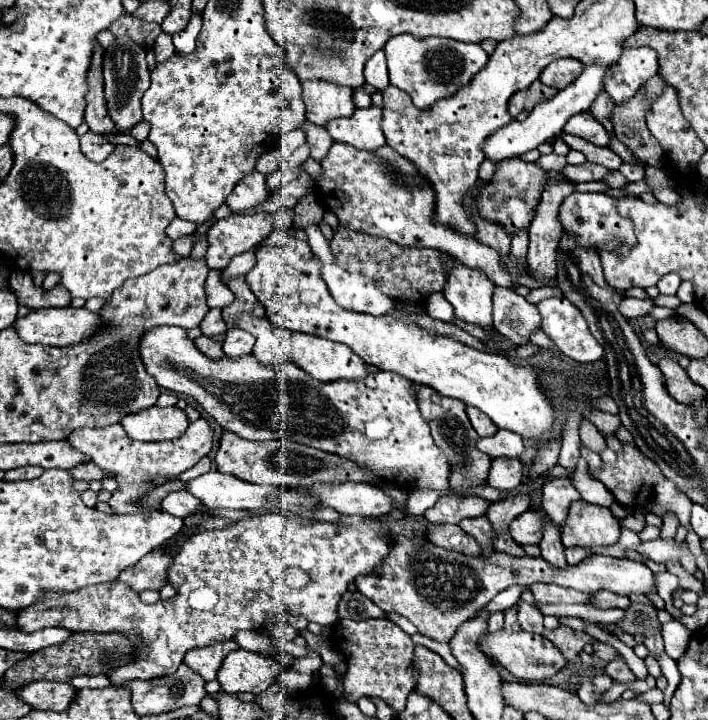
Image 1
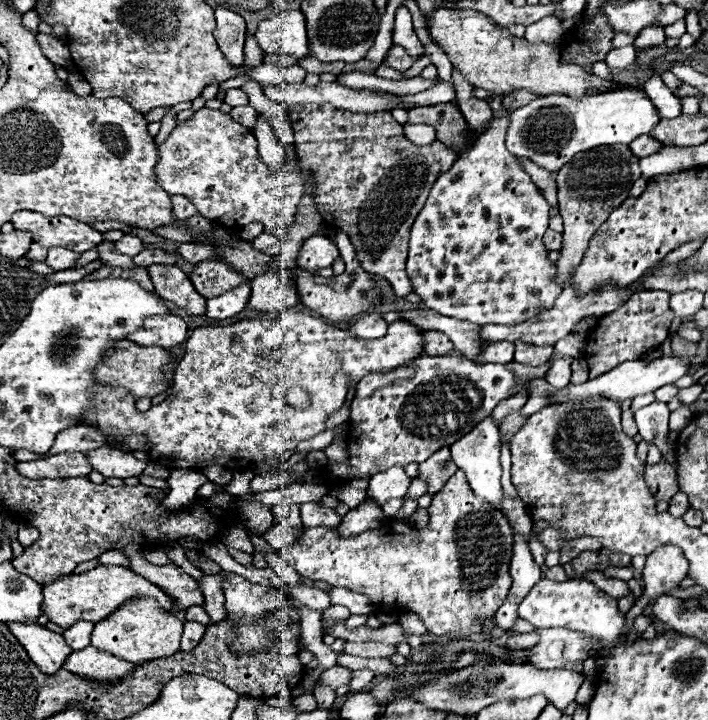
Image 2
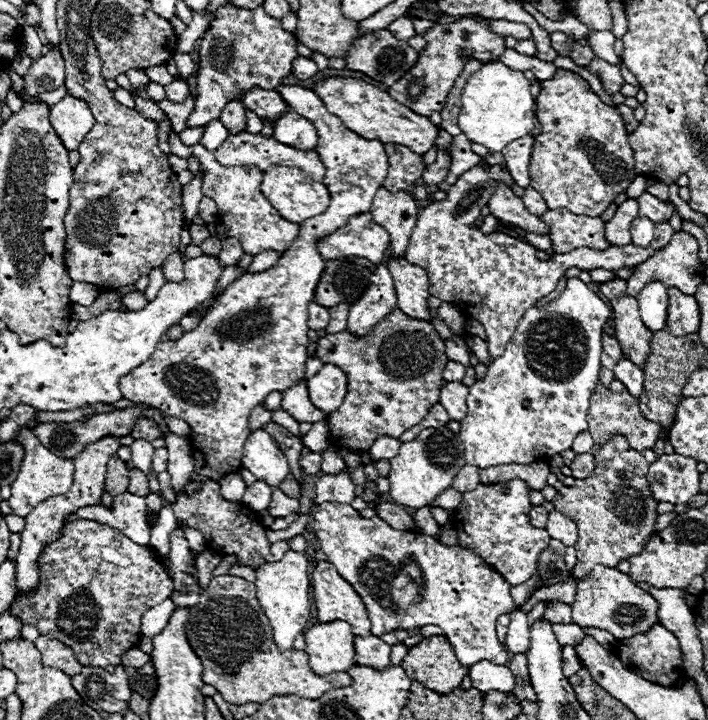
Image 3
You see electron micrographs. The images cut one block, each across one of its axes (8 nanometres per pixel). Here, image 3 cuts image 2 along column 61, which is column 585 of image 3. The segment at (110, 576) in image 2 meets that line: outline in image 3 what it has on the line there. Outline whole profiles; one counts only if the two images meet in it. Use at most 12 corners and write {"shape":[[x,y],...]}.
{"shape":[[618,568],[578,582],[572,620],[632,638],[658,602]]}

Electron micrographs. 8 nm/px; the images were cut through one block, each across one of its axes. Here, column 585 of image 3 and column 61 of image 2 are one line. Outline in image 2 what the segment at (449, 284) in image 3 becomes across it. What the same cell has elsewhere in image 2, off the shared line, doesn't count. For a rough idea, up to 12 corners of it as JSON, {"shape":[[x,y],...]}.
{"shape":[[50,248],[46,264],[52,270],[72,268],[78,254]]}

